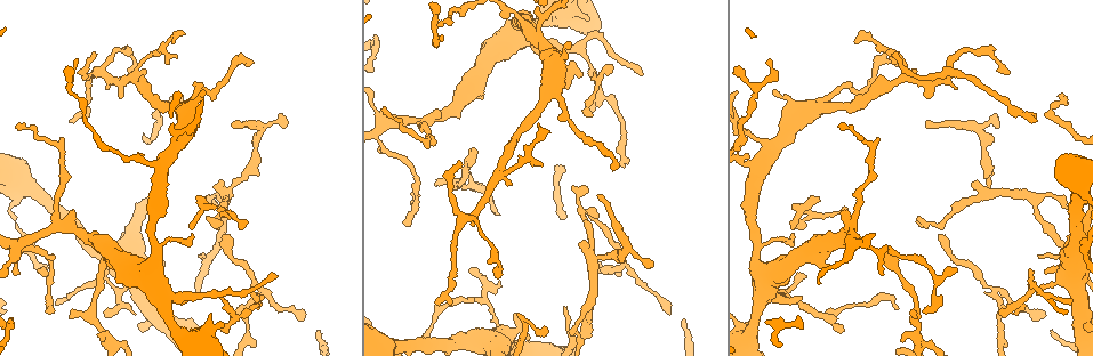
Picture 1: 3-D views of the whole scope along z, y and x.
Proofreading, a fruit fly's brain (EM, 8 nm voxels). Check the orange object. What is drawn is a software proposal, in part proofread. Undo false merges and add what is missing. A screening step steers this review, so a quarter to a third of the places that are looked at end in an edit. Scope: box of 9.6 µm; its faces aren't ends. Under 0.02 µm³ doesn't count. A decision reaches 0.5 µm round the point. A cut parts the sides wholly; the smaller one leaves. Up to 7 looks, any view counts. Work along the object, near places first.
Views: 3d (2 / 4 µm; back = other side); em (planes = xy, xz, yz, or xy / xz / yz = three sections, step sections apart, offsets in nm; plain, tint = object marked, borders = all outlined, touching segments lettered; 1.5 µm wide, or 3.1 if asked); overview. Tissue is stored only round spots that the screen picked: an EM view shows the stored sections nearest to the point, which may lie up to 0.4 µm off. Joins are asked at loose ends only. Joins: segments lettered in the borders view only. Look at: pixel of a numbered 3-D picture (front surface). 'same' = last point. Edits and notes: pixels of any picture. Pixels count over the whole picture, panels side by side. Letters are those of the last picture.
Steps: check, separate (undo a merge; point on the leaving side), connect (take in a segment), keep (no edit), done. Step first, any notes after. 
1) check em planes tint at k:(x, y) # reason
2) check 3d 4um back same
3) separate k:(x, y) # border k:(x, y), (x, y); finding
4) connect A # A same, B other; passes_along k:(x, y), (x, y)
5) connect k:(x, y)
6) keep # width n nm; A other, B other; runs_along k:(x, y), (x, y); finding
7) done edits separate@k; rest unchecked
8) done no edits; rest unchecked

check 3d 4um at 1:(931, 97) # an open end

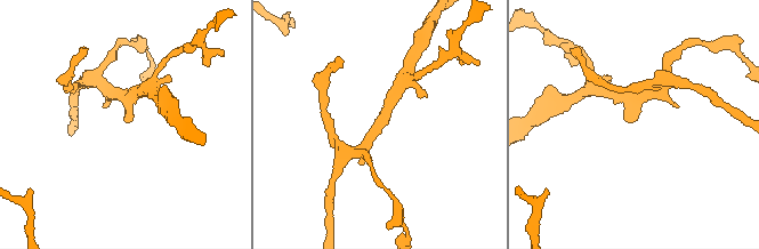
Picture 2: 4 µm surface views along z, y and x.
check em yz step 4 tint at 2:(634, 119) # arm_widths 180, 220 nm; need the tissue

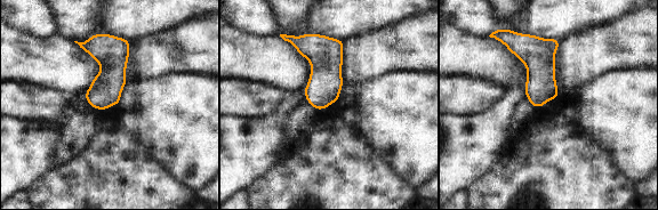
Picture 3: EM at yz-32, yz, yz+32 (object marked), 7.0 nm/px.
check em planes borders same # another direction

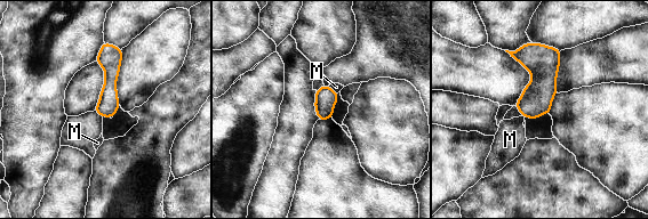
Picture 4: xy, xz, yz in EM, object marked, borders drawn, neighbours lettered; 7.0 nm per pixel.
keep # longest_contact M 90 nm; M other; border 4:(327, 86), (337, 92); no lettered segment goes on from it

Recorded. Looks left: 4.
check em planes borders at 1:(1073, 301) # free end

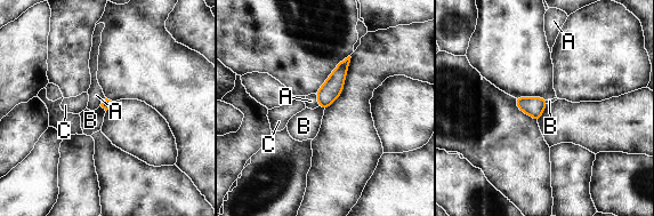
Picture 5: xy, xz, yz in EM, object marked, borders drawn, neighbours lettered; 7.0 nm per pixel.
connect B # A other, B same, C other; passes_along 5:(106, 103), (103, 108), (91, 121); it goes on there

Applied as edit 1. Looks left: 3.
check em xy step 4 borders at 1:(587, 21) # an open end

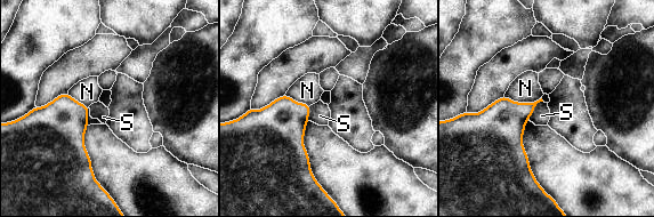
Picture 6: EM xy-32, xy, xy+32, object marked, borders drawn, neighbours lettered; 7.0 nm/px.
check em yz step 4 borders same

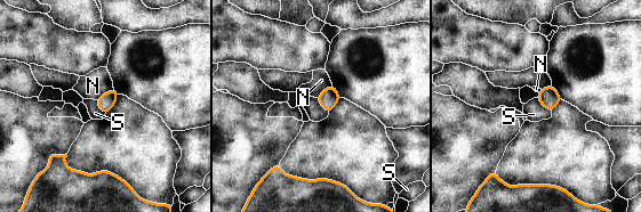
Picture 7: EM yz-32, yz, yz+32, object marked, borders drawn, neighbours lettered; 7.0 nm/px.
keep # longest_contact N 150 nm; N other, S other; border 7:(537, 97), (551, 112); none of them fits

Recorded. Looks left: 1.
done edits connect@5; rest unchecked

